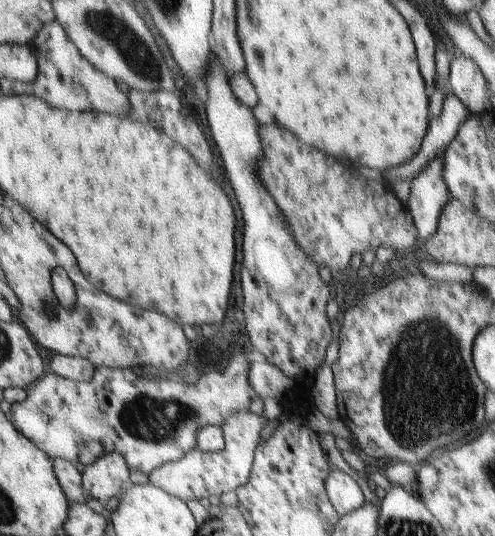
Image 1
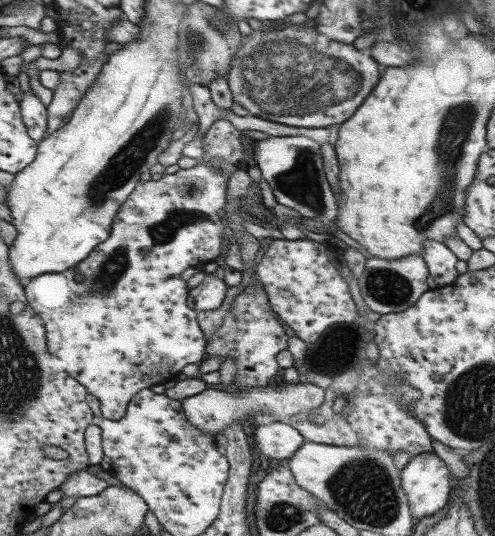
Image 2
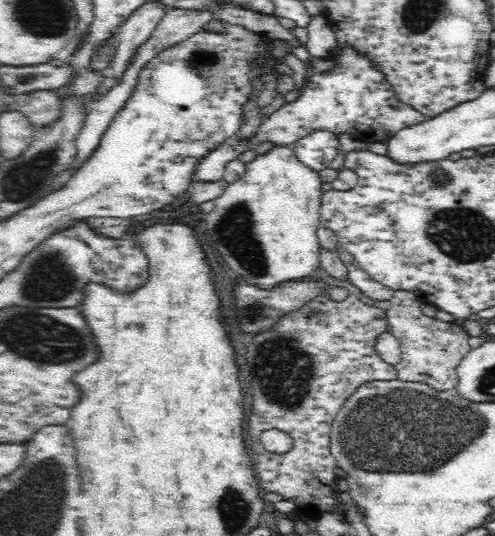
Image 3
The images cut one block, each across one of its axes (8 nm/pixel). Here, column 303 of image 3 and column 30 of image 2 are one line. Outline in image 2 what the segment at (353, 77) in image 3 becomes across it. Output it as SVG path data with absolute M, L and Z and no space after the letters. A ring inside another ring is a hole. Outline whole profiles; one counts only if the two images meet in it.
M33 90L26 93L23 102L23 117L27 122L28 131L36 141L42 143L50 136L50 110L38 98Z

